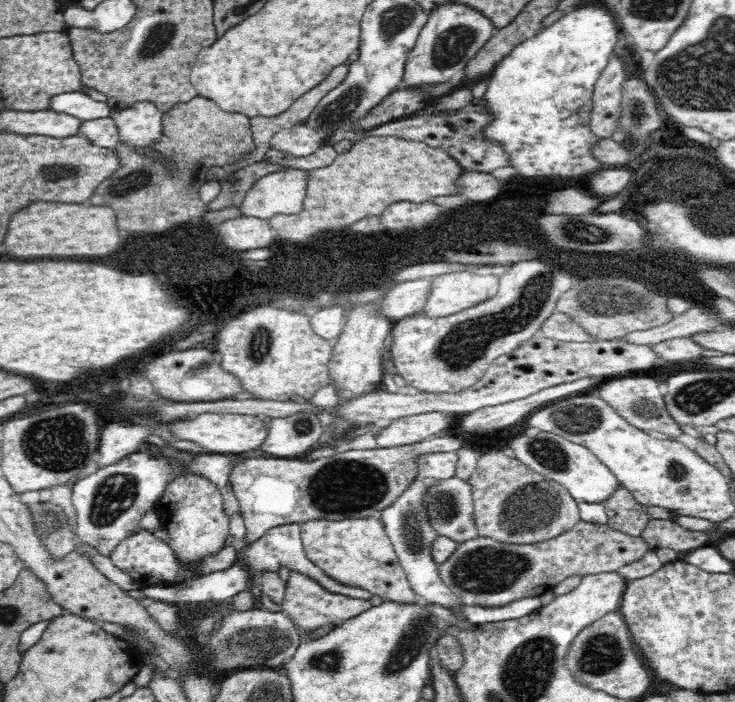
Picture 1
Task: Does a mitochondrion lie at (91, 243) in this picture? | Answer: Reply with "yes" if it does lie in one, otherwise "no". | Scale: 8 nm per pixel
no

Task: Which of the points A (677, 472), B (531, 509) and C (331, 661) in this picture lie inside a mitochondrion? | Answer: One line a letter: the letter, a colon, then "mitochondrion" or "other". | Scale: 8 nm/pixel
A: mitochondrion
B: mitochondrion
C: mitochondrion

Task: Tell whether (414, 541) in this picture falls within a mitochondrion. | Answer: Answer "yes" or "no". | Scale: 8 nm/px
yes

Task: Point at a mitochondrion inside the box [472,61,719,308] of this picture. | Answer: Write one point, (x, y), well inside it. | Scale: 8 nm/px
(641, 114)

